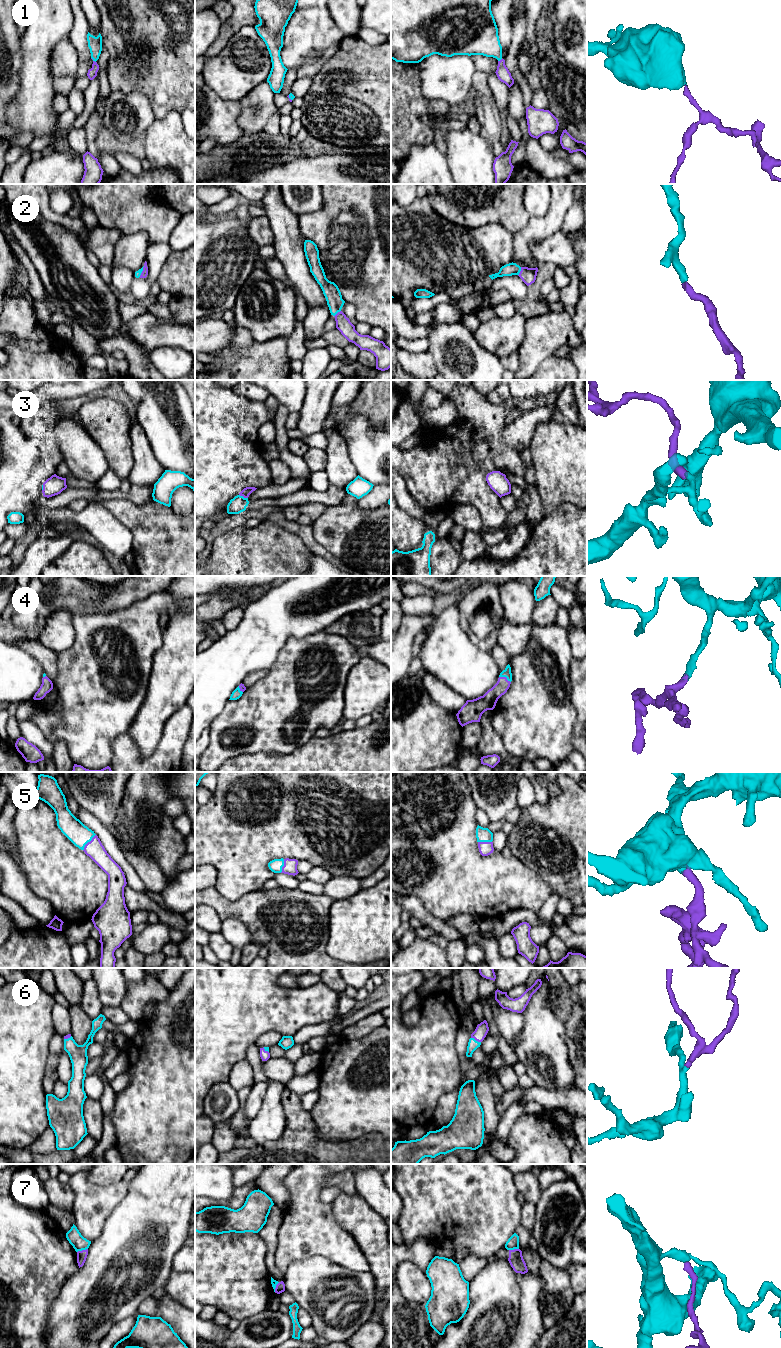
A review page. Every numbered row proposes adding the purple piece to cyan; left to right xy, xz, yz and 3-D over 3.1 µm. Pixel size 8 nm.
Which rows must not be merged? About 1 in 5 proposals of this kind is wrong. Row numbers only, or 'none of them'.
7

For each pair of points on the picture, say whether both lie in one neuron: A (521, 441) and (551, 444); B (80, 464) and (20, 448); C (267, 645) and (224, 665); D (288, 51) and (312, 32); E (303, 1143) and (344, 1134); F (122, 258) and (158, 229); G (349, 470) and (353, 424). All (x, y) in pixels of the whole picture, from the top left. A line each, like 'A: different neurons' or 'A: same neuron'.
A: different neurons
B: different neurons
C: same neuron
D: same neuron
E: different neurons
F: different neurons
G: different neurons

